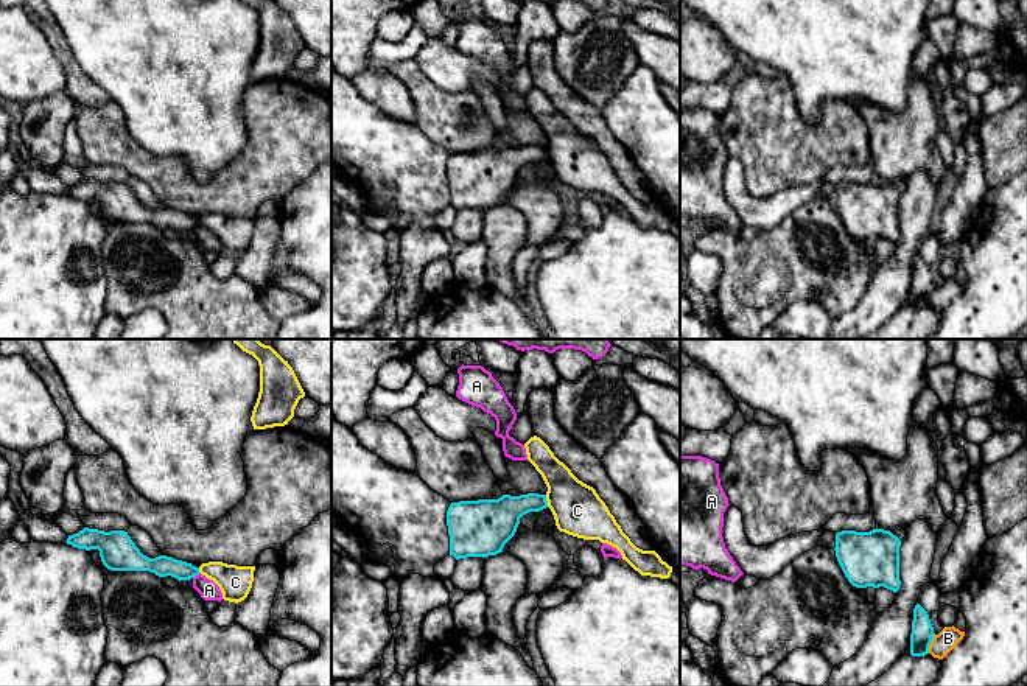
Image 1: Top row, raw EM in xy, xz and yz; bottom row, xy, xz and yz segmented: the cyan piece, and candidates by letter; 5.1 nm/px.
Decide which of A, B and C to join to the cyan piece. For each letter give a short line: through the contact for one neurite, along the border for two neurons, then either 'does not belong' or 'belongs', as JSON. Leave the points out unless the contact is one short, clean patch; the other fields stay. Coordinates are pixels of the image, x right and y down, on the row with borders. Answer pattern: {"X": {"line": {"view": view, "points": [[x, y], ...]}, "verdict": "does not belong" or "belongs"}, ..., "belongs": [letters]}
{"A": {"line": {"view": "xy", "points": [[199, 573], [192, 577]]}, "verdict": "does not belong"}, "B": {"line": {"view": "yz", "points": [[935, 635], [928, 652]]}, "verdict": "does not belong"}, "C": {"line": {"view": "xz", "points": [[545, 496], [548, 506]]}, "verdict": "does not belong"}, "belongs": []}

